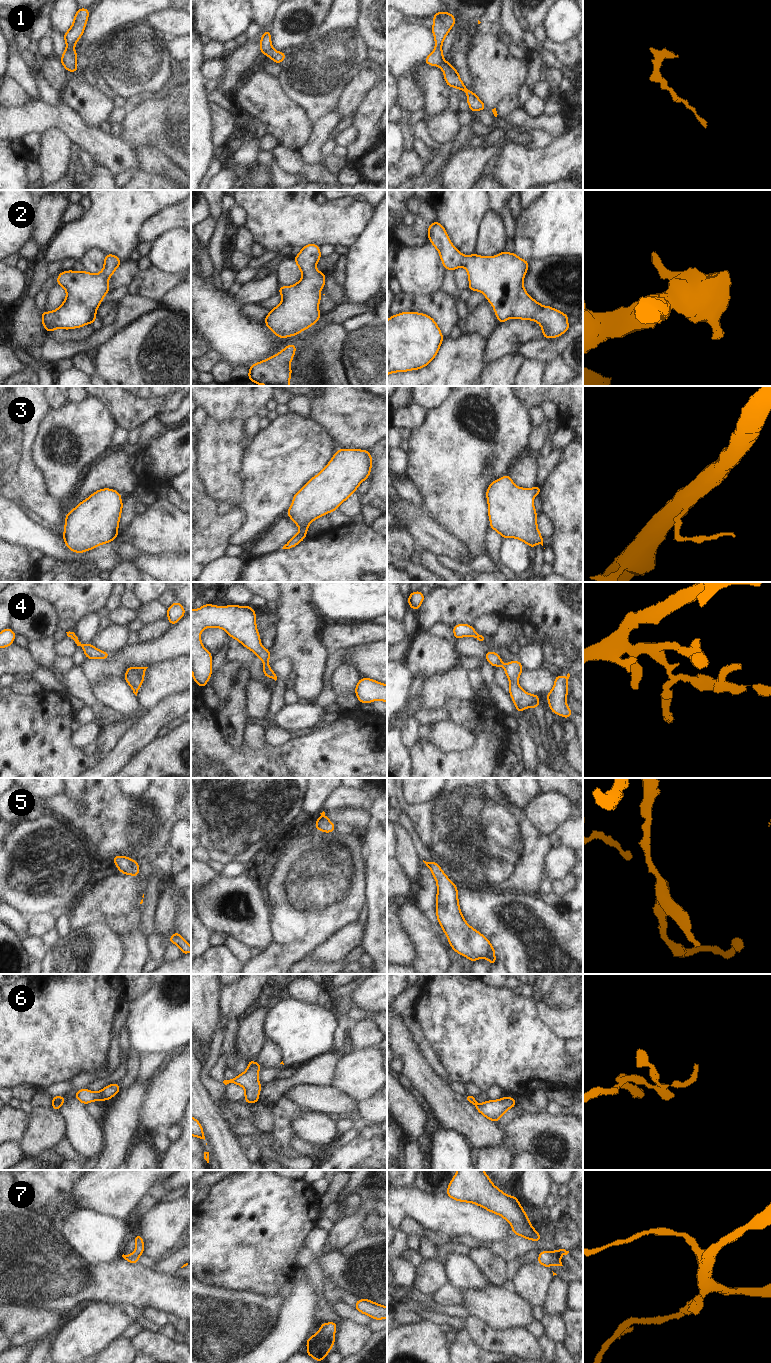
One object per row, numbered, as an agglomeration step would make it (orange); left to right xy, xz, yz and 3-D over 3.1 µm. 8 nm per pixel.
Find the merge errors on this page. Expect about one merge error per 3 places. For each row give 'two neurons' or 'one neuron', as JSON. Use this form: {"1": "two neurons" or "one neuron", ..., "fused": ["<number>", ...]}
{"1": "one neuron", "2": "one neuron", "3": "one neuron", "4": "one neuron", "5": "one neuron", "6": "two neurons", "7": "one neuron", "fused": ["6"]}

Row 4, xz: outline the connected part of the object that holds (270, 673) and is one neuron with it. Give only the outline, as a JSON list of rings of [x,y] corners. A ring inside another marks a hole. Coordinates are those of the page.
[[[204,604],[197,610],[191,609],[191,670],[193,680],[203,689],[212,675],[211,659],[200,640],[203,629],[222,628],[238,640],[244,647],[255,653],[263,661],[263,675],[277,680],[275,672],[269,667],[270,650],[261,645],[256,628],[256,613],[250,606],[214,606]]]

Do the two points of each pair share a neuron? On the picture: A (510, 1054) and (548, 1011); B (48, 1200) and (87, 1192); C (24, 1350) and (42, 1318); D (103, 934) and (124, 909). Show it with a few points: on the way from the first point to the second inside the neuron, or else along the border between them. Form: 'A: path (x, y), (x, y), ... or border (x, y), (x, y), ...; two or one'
A: border (531, 997), (537, 1007), (538, 1015), (556, 1036); two
B: border (79, 1180), (74, 1186), (72, 1195), (77, 1208); two
C: border (40, 1337), (27, 1340); two
D: border (84, 927), (100, 923), (107, 925), (120, 936); two

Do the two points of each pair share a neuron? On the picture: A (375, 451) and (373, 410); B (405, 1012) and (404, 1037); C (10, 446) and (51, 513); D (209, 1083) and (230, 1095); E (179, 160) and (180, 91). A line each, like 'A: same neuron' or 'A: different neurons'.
A: different neurons
B: different neurons
C: same neuron
D: different neurons
E: same neuron

